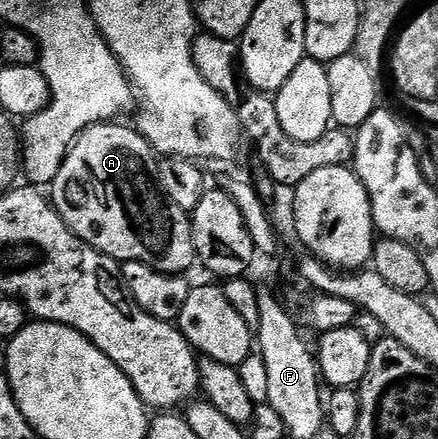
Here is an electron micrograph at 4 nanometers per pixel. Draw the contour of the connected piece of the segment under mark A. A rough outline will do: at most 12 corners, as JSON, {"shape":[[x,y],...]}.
{"shape":[[136,127],[73,140],[51,203],[118,262],[188,273],[193,221]]}

